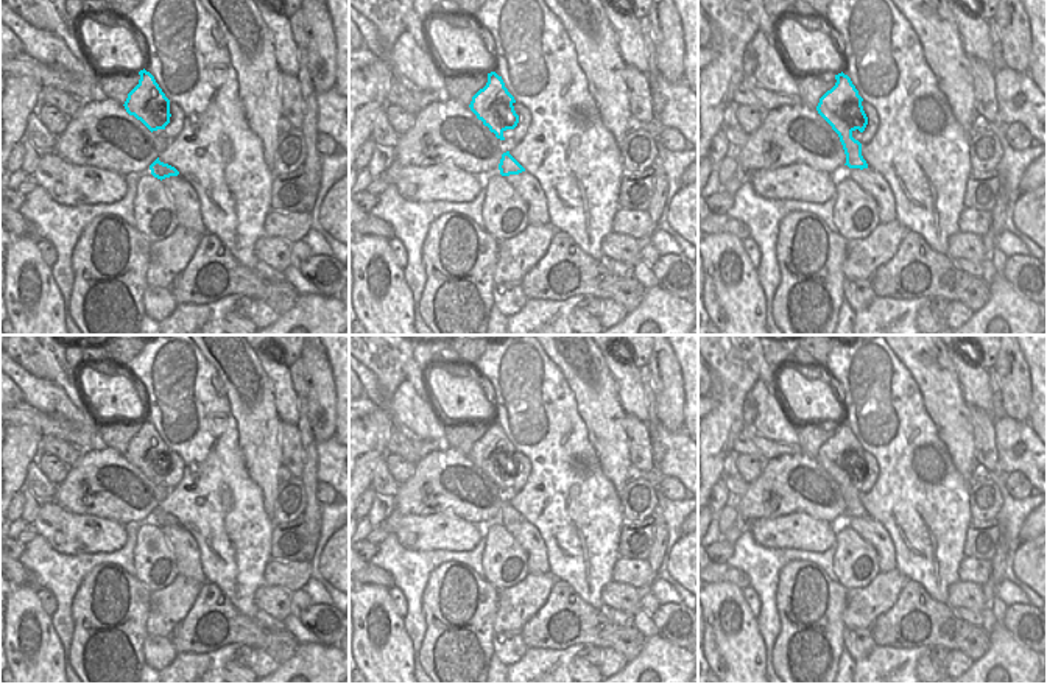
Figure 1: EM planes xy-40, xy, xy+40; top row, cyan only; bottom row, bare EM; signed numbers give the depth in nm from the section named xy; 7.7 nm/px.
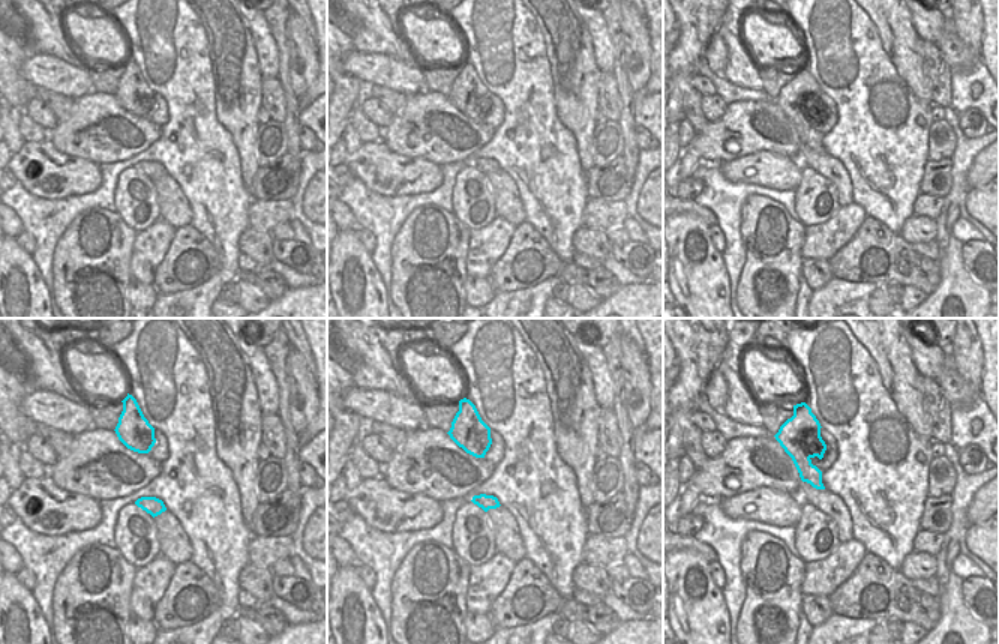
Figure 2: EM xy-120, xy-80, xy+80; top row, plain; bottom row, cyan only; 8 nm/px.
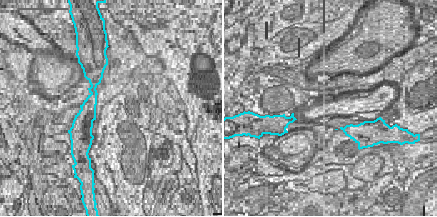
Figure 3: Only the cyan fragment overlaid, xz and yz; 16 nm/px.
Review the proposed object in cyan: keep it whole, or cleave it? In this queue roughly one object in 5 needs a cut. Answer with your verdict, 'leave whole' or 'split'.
leave whole

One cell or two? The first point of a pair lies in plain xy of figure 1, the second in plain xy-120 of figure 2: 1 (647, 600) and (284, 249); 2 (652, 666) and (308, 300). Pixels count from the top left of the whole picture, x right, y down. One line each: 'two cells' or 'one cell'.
1: two cells
2: one cell

